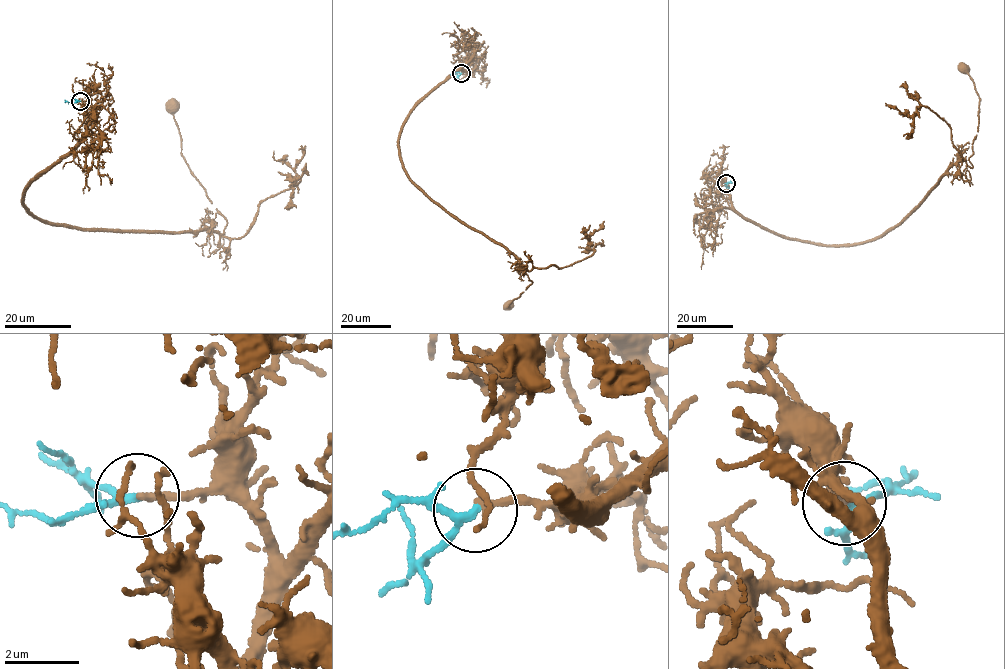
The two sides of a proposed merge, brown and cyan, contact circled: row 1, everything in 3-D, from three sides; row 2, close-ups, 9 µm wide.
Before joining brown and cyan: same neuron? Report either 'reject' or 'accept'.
accept

